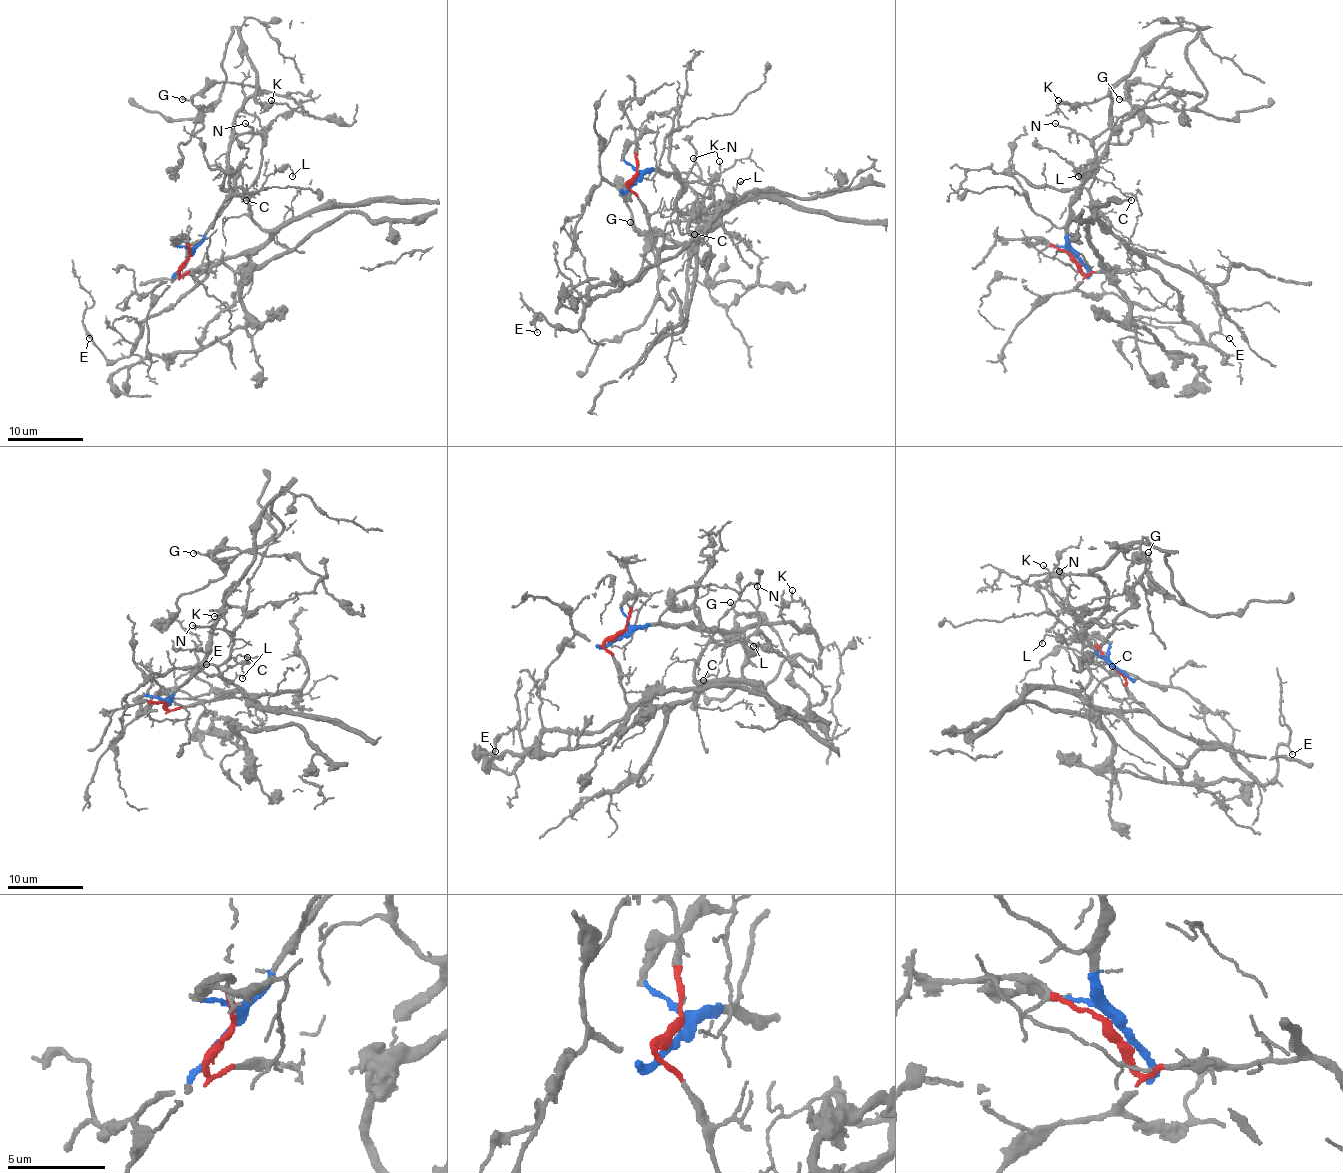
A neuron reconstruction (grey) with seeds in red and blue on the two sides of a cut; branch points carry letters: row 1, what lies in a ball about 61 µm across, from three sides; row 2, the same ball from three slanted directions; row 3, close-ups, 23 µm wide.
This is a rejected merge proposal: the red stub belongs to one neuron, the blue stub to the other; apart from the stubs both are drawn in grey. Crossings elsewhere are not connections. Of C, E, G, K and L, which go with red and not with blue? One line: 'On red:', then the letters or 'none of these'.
On red: C, E

